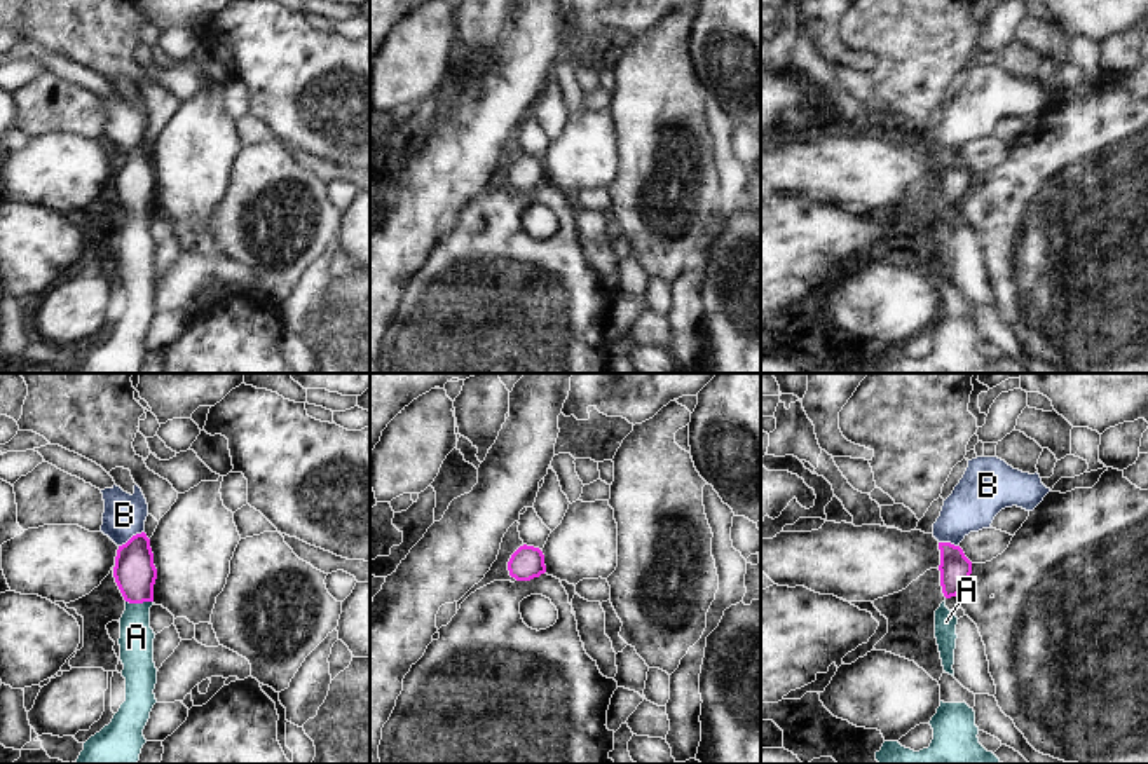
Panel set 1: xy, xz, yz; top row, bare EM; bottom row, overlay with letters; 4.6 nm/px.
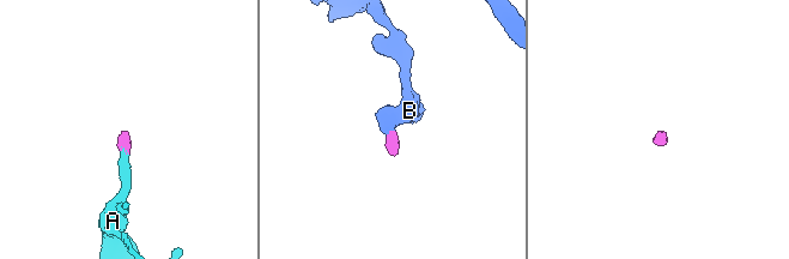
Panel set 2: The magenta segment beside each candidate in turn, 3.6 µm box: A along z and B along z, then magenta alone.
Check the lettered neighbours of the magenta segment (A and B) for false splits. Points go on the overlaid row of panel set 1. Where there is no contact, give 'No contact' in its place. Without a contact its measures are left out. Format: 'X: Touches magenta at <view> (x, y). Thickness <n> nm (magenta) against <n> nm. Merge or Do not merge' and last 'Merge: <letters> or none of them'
A: Touches magenta at xy (140, 602). Thickness 190 nm (magenta) against 160 nm. Merge
B: Touches magenta at xy (133, 536). Thickness 190 nm (magenta) against 190 nm. Merge
Merge: A, B.

